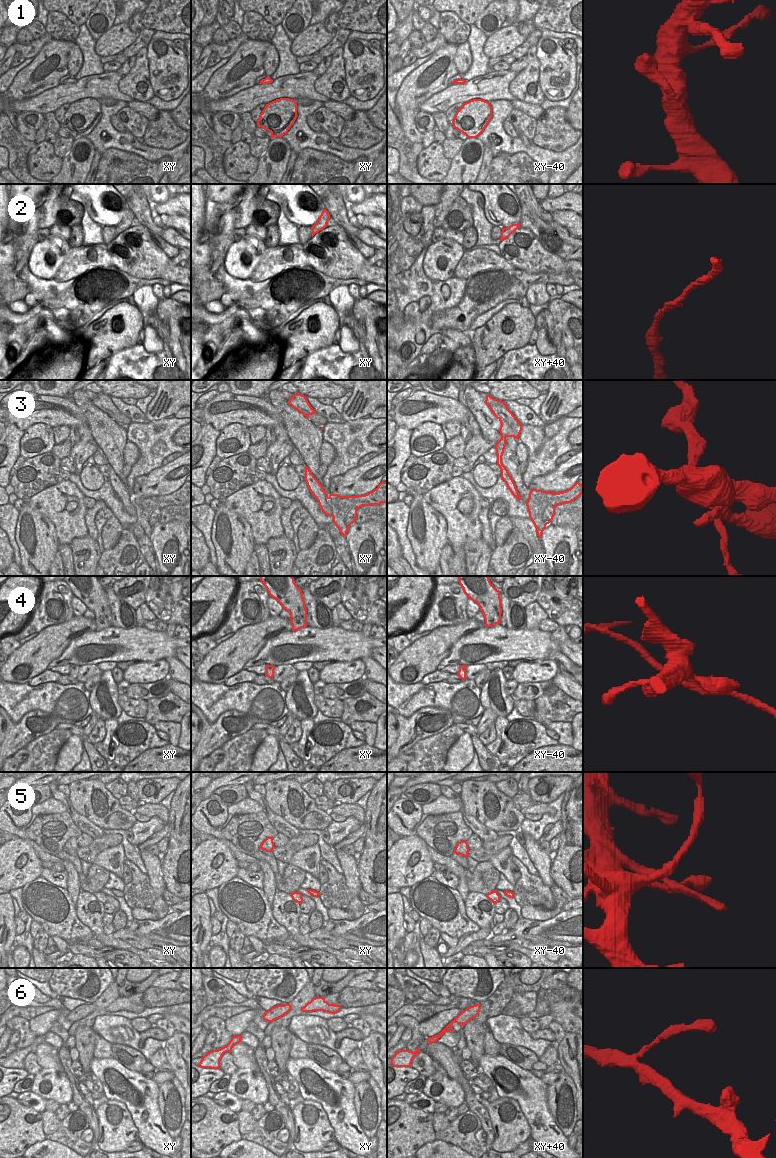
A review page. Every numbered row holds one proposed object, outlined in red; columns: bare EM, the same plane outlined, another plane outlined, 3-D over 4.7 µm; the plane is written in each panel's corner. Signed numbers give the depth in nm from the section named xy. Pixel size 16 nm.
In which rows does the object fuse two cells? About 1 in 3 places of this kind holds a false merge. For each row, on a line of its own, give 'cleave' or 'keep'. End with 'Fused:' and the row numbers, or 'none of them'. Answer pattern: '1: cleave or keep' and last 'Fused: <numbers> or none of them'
1: keep
2: keep
3: keep
4: cleave
5: keep
6: keep
Fused: 4

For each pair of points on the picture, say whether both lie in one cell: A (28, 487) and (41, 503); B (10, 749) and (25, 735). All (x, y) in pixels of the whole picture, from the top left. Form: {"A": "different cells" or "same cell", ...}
{"A": "different cells", "B": "same cell"}

